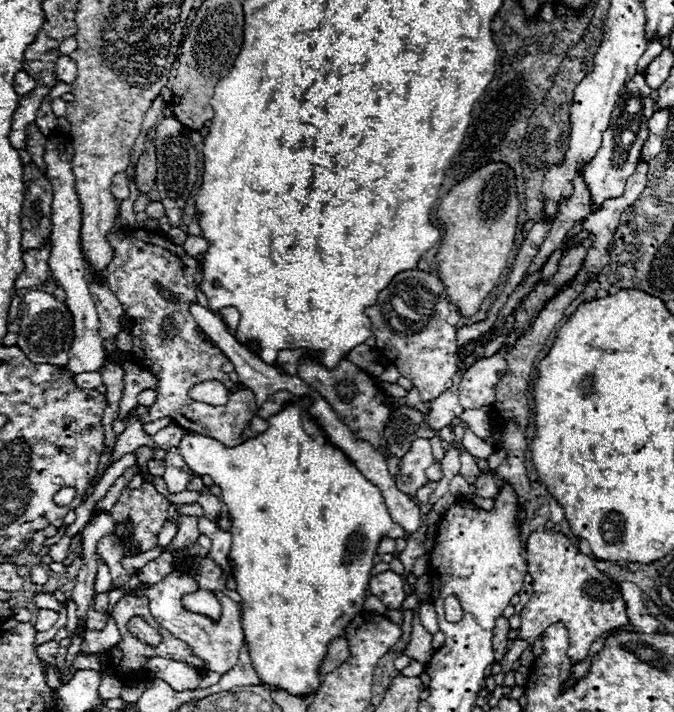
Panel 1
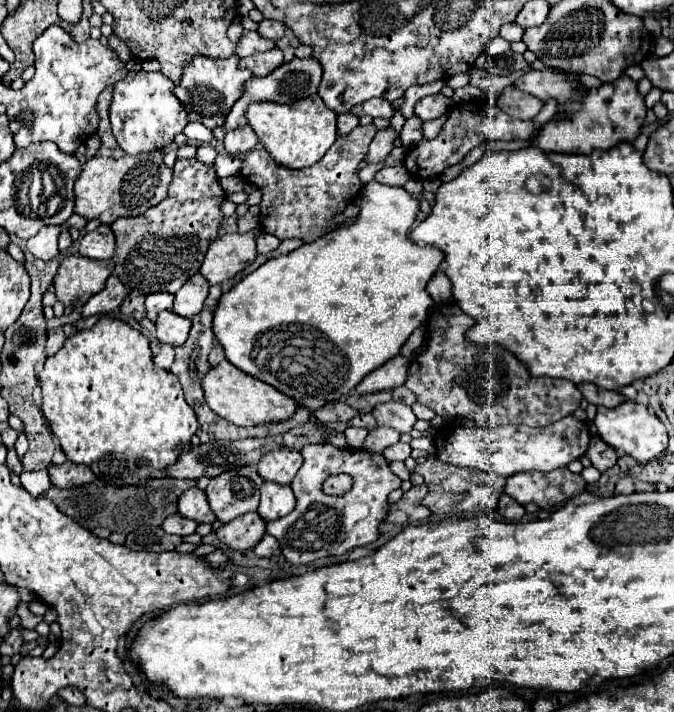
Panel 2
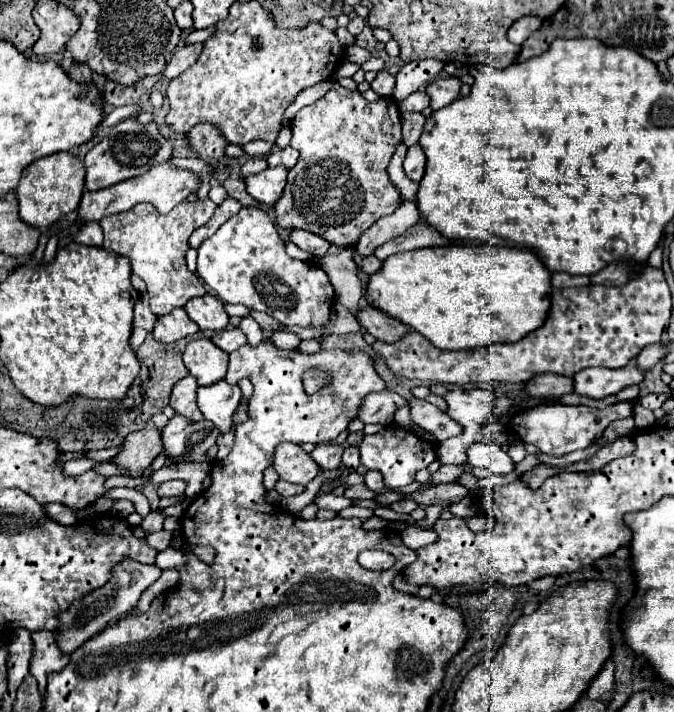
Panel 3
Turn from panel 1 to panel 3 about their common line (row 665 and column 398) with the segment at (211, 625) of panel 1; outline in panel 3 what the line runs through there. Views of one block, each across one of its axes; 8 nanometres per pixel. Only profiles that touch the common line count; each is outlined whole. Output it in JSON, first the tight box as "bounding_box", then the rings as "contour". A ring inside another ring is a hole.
{"bounding_box":[356,200,420,254],"contour":[[[404,200],[394,214],[380,218],[374,226],[370,226],[370,230],[362,234],[362,238],[356,244],[356,250],[360,254],[372,254],[376,246],[388,242],[390,238],[410,232],[416,224],[420,224],[420,212],[412,200]]]}

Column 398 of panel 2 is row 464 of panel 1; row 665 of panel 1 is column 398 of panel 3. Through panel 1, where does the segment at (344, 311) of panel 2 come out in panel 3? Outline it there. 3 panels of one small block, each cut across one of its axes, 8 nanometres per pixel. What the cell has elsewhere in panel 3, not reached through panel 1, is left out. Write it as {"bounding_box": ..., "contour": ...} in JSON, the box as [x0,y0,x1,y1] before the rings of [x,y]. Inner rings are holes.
{"bounding_box":[366,244,550,350],"contour":[[[480,244],[480,246],[436,246],[436,248],[418,248],[412,252],[400,252],[392,254],[382,262],[382,270],[370,274],[368,284],[366,284],[366,302],[372,308],[378,308],[386,312],[392,318],[398,318],[402,324],[414,328],[422,336],[426,336],[436,348],[440,350],[466,350],[466,348],[480,348],[480,346],[490,346],[498,342],[518,342],[522,340],[528,332],[536,330],[542,326],[544,316],[550,308],[550,272],[546,266],[538,260],[538,256],[530,249],[510,246],[490,246],[490,244]]]}

